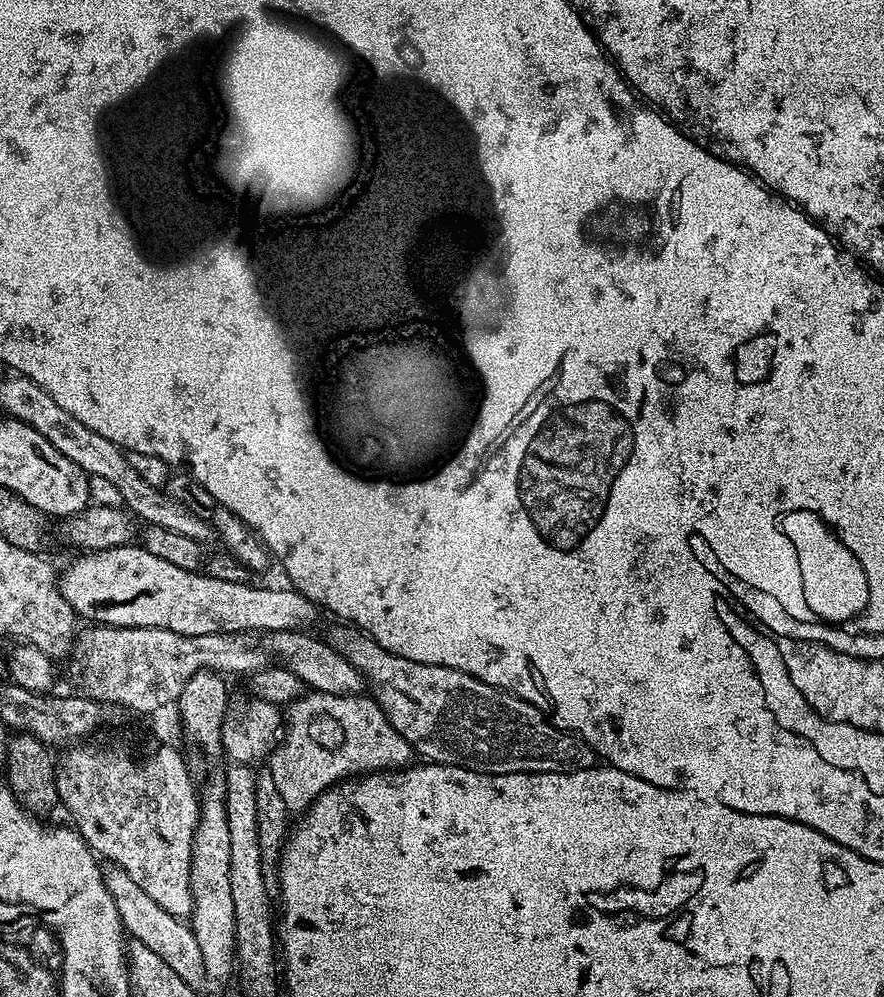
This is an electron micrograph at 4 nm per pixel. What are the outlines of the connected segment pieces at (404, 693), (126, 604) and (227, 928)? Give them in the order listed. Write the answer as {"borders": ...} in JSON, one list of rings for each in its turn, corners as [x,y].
{"borders":[[[[336,626],[330,635],[330,643],[334,650],[338,650],[338,654],[342,658],[346,658],[346,662],[350,662],[350,666],[354,666],[354,670],[358,670],[364,675],[364,682],[367,691],[386,714],[386,718],[394,730],[398,730],[398,734],[402,734],[402,738],[406,738],[406,742],[410,745],[413,753],[417,757],[423,758],[425,761],[433,764],[460,764],[463,768],[469,768],[475,772],[489,772],[490,774],[518,774],[519,772],[577,772],[578,770],[586,770],[593,767],[597,763],[598,757],[596,751],[580,737],[572,735],[571,732],[561,732],[559,728],[553,726],[552,721],[548,719],[544,713],[539,712],[530,702],[526,702],[522,698],[512,696],[509,692],[503,692],[500,688],[490,686],[486,682],[482,682],[478,678],[474,678],[470,674],[466,674],[457,668],[447,668],[446,666],[430,666],[422,662],[410,662],[410,658],[402,658],[398,654],[394,654],[390,650],[386,650],[378,642],[371,640],[364,632],[355,626]]],[[[135,543],[123,544],[101,552],[84,552],[65,572],[59,573],[60,593],[69,609],[100,626],[114,628],[169,628],[177,634],[249,634],[248,632],[277,632],[290,630],[298,632],[311,629],[316,620],[318,608],[300,592],[291,587],[255,588],[255,583],[239,584],[205,575],[203,571],[191,572],[166,562],[166,558],[157,558],[143,546]]],[[[218,770],[218,772],[214,773],[212,777],[209,778],[208,781],[199,789],[198,792],[198,799],[200,801],[200,816],[196,820],[196,829],[194,830],[194,842],[192,843],[192,861],[190,862],[190,886],[192,887],[192,915],[190,917],[190,927],[192,929],[192,933],[194,934],[194,938],[198,940],[198,947],[202,950],[202,962],[204,963],[204,974],[205,977],[209,981],[211,980],[224,980],[228,976],[228,964],[230,968],[230,961],[233,959],[234,956],[234,945],[236,942],[236,935],[234,934],[234,898],[230,898],[230,826],[226,822],[226,782],[224,781],[224,772]]]]}

